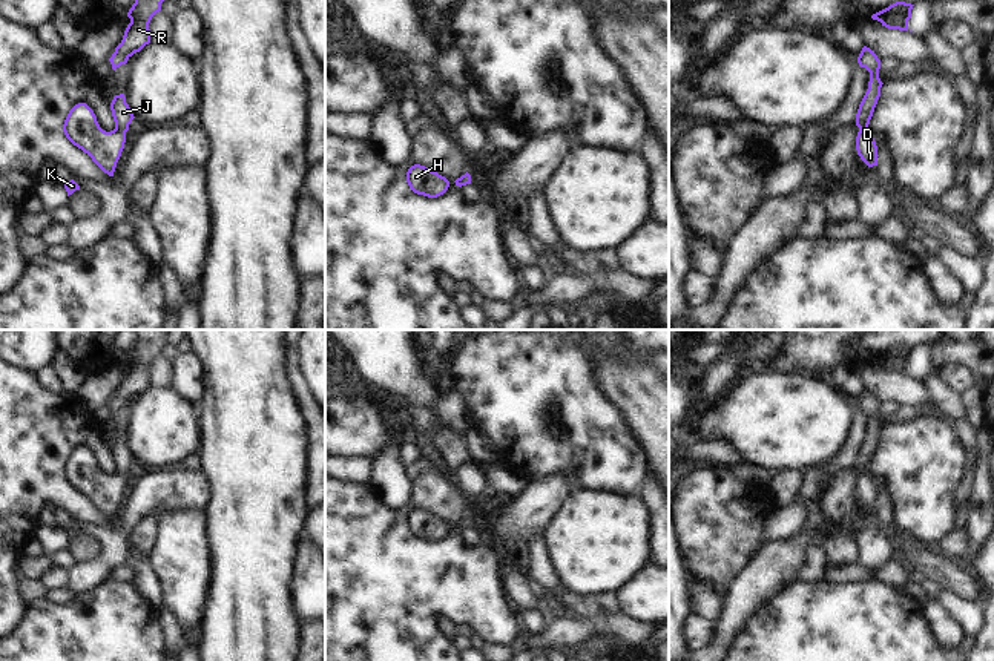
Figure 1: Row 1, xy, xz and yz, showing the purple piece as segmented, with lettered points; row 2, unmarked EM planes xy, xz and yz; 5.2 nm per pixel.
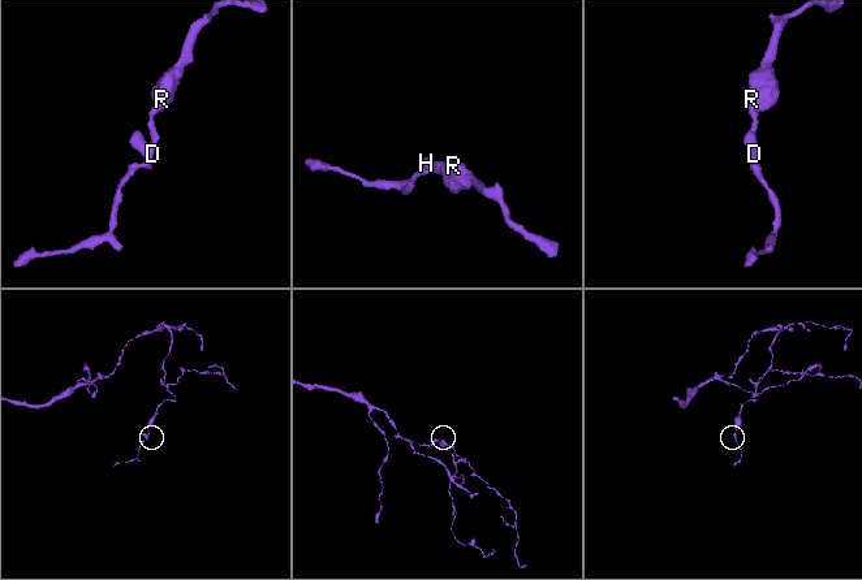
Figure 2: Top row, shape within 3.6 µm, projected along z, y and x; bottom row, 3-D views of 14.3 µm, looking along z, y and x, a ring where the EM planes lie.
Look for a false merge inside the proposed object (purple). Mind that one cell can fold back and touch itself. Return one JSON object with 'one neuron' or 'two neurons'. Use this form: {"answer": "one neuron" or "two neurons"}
{"answer": "one neuron"}

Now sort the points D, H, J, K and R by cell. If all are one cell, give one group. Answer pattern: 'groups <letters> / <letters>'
groups D H J K R

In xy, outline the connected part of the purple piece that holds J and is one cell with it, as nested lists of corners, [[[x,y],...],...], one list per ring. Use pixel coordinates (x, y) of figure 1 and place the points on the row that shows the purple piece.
[[[124,94],[115,95],[110,103],[115,129],[106,132],[100,127],[94,110],[86,103],[75,104],[63,124],[66,138],[87,153],[109,176],[114,176],[117,163],[126,143],[126,132],[135,118],[126,103]]]

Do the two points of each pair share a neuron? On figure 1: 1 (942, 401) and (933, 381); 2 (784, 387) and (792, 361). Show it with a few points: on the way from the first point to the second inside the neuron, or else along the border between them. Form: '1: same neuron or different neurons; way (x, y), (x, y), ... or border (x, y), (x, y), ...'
1: same neuron; way (942, 396), (936, 385)
2: different neurons; border (783, 371), (810, 373), (826, 379)

